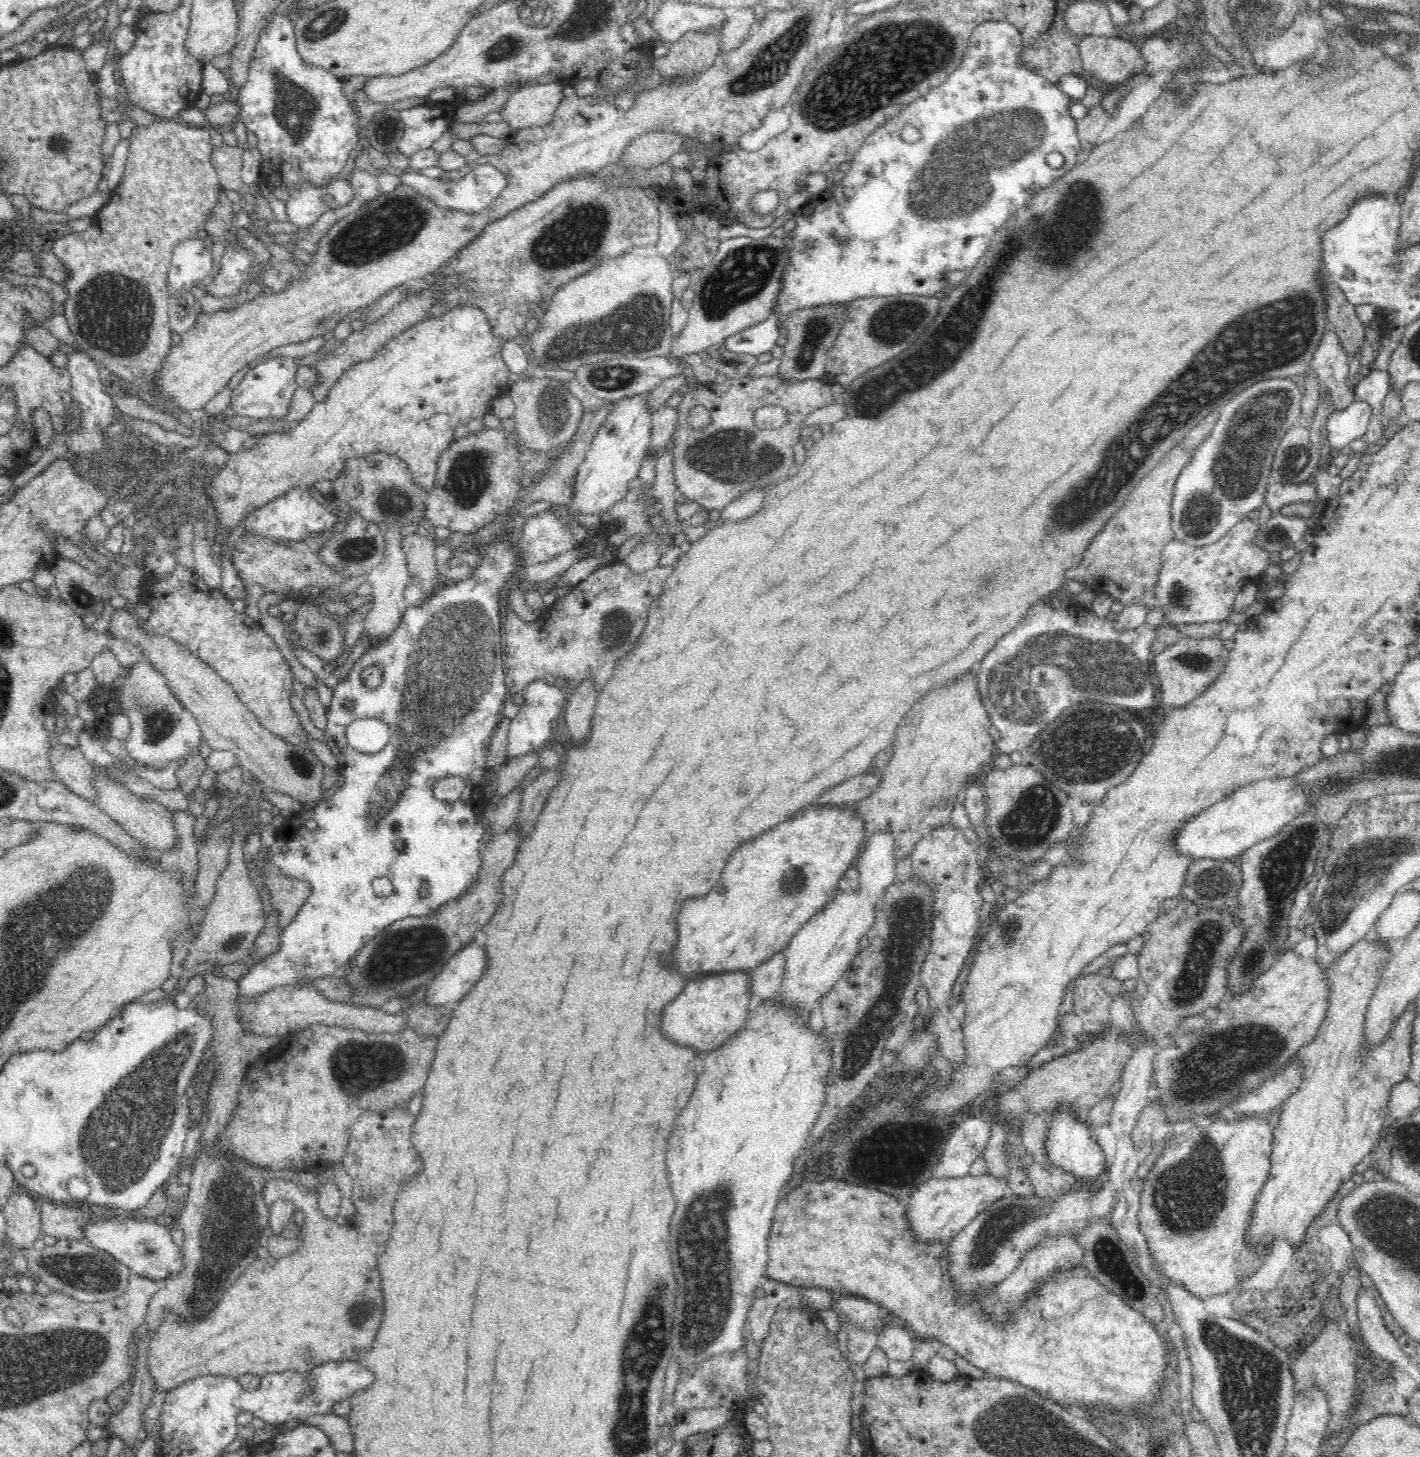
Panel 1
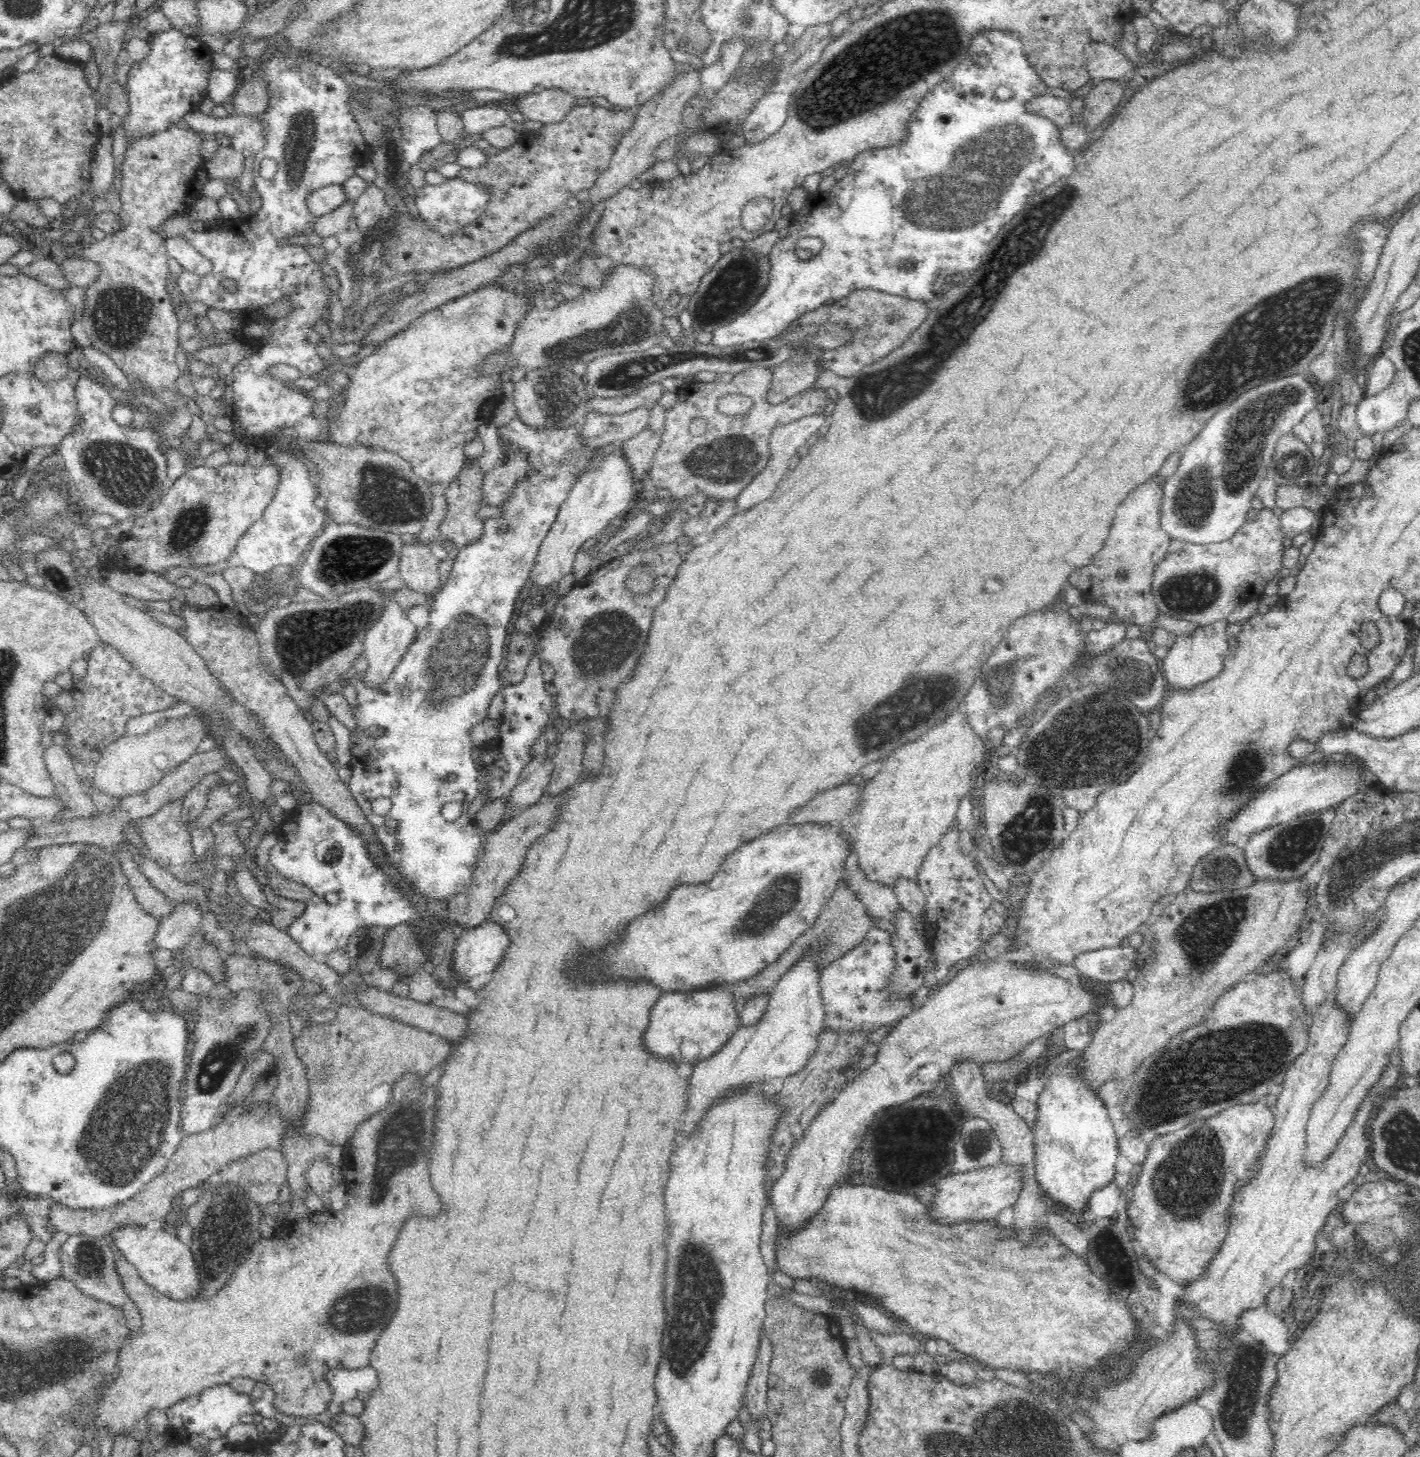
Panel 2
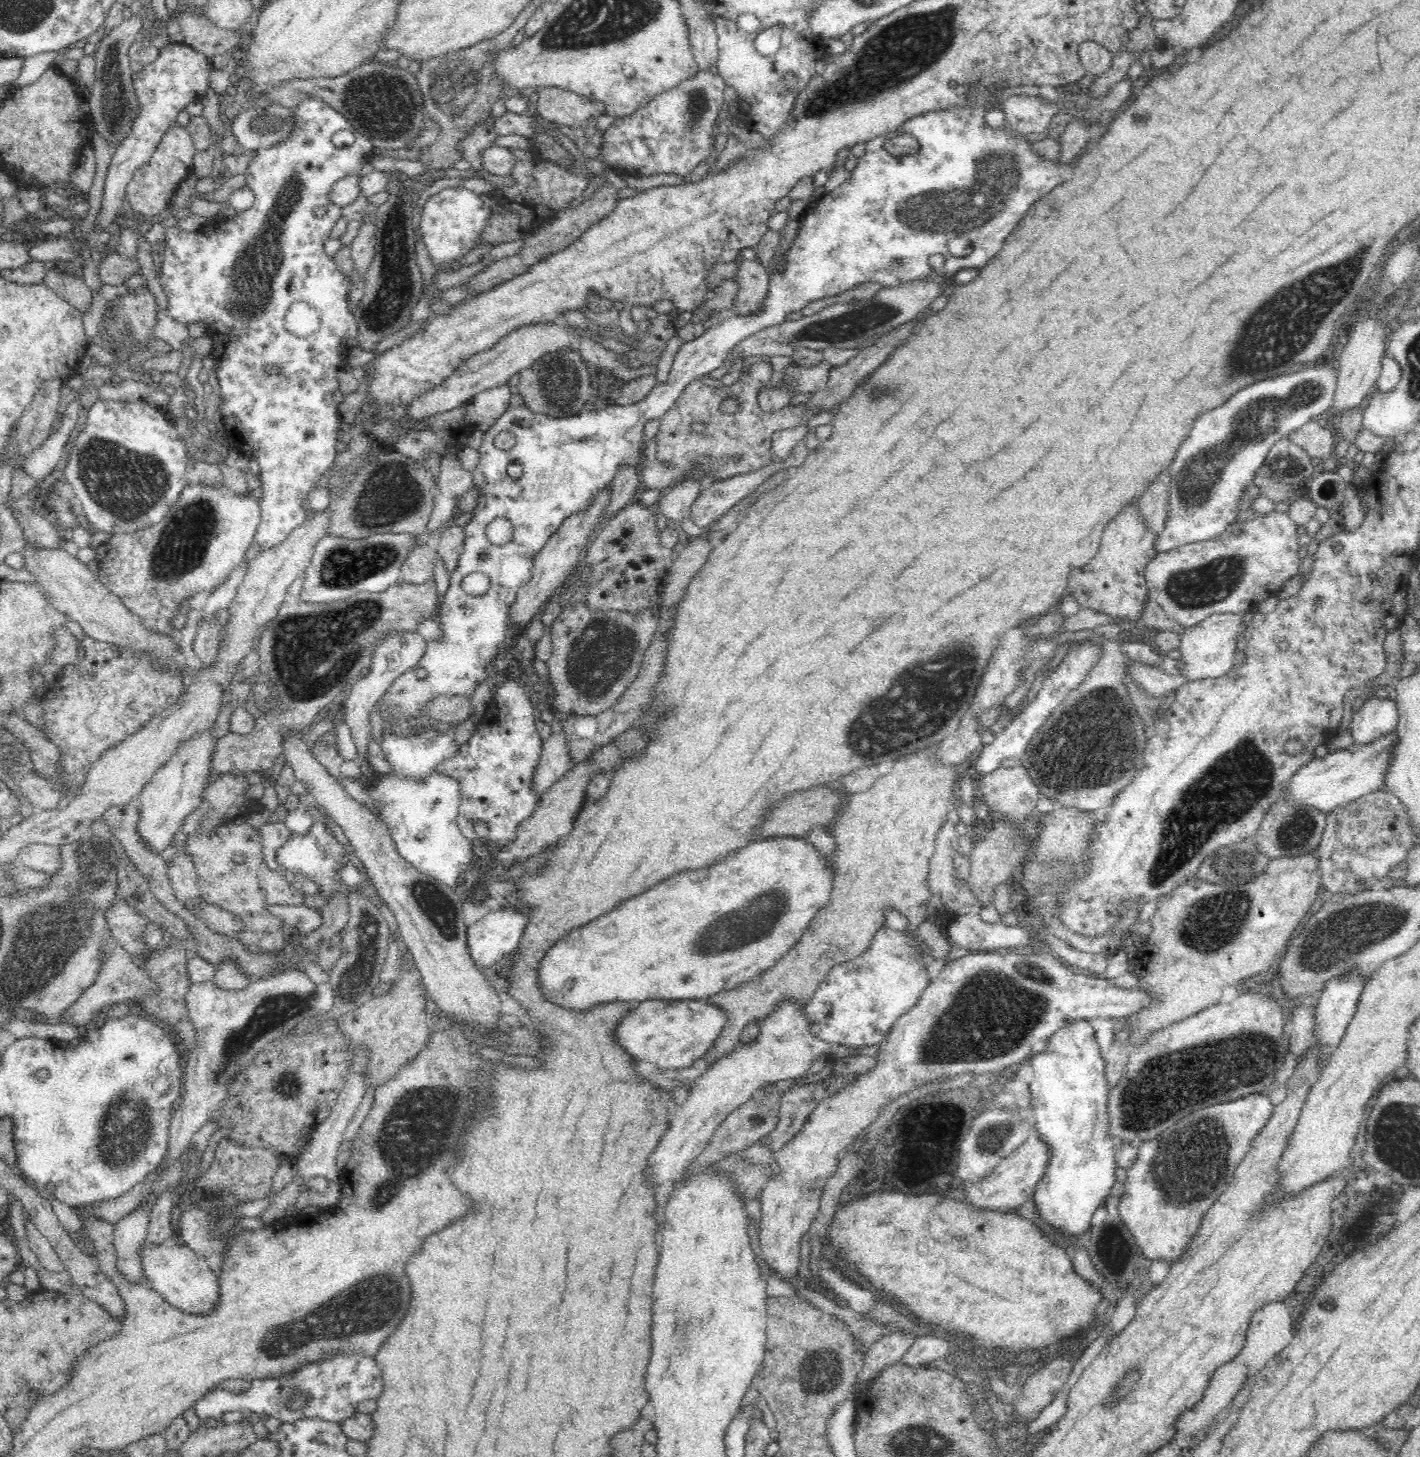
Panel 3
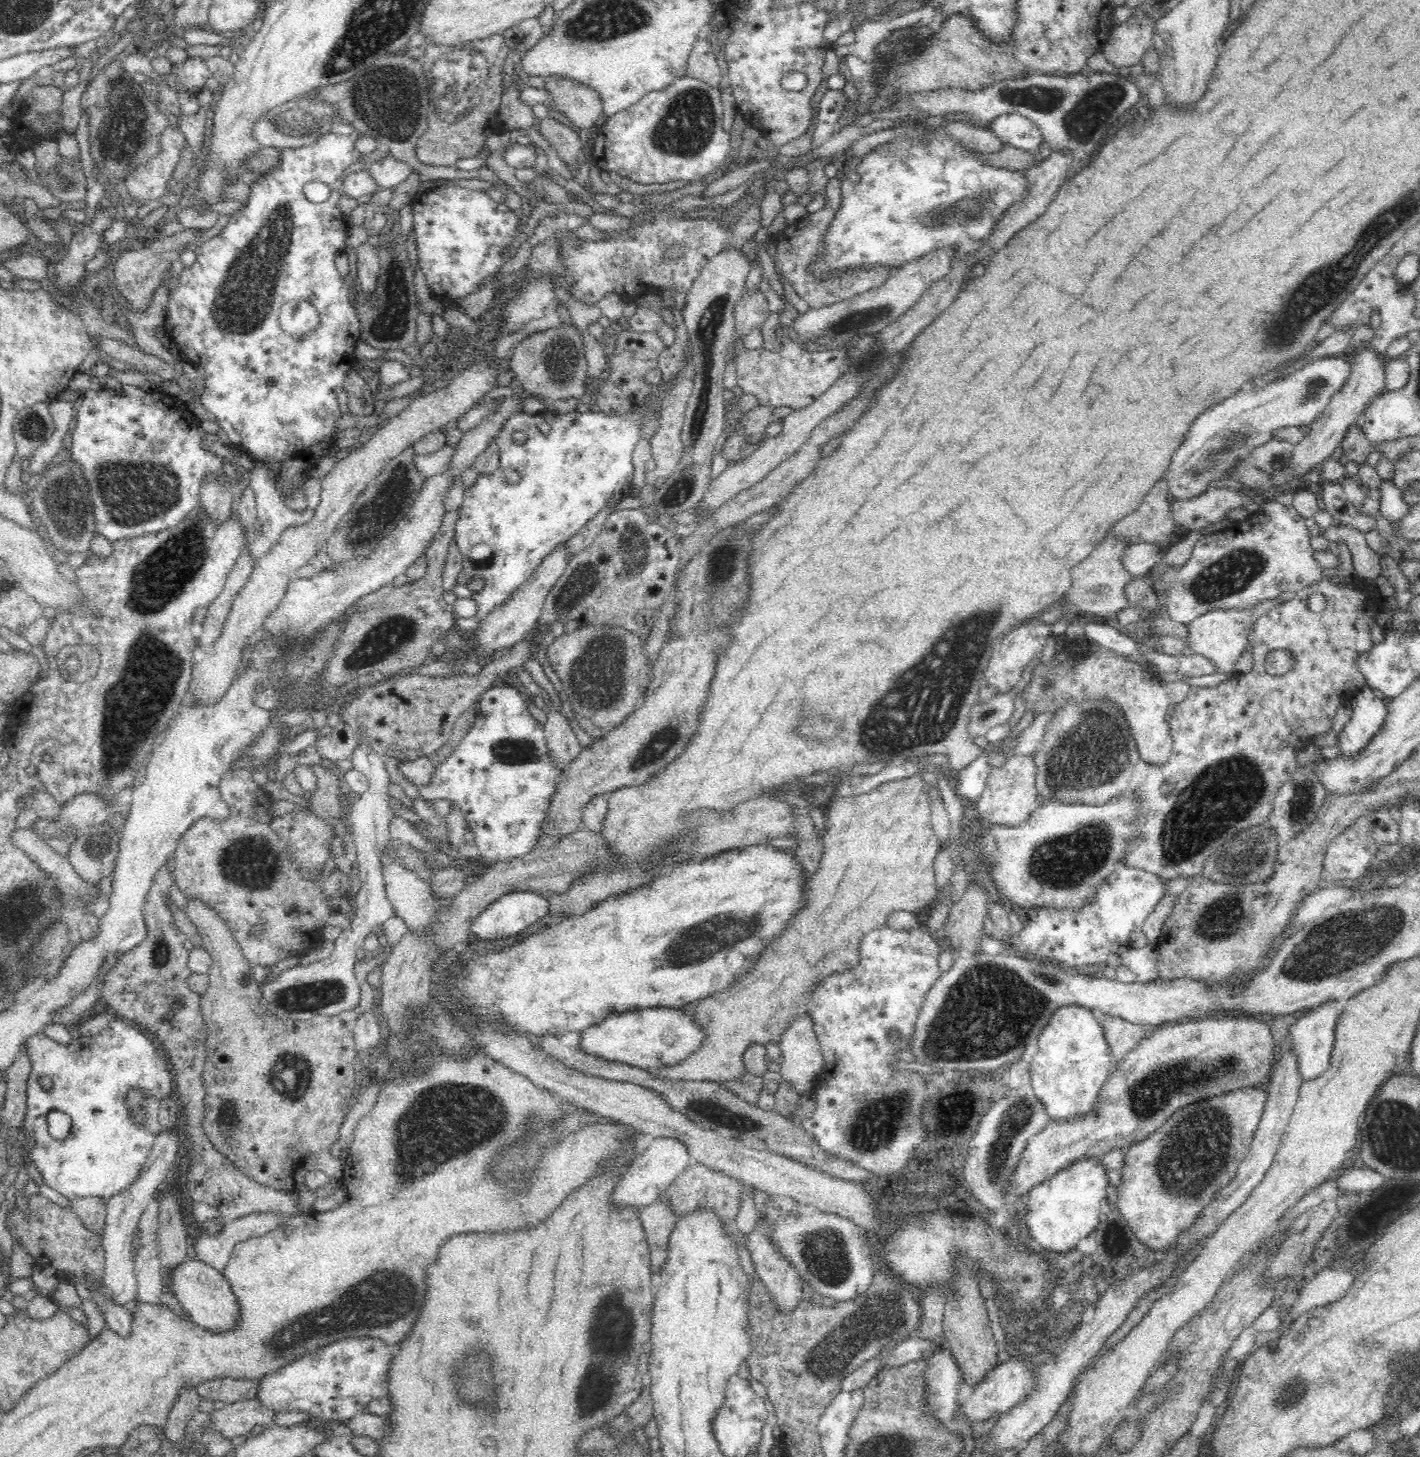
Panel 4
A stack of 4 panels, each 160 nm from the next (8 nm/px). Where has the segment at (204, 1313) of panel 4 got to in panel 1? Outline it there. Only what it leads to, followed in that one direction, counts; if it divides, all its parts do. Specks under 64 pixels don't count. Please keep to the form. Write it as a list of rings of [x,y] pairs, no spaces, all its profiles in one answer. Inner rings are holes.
[[[107,1217],[88,1219],[83,1224],[84,1240],[94,1248],[99,1248],[111,1254],[120,1264],[127,1266],[131,1271],[152,1280],[166,1280],[168,1275],[177,1273],[183,1267],[183,1254],[174,1242],[170,1224],[162,1222],[146,1222],[146,1220],[130,1217]]]

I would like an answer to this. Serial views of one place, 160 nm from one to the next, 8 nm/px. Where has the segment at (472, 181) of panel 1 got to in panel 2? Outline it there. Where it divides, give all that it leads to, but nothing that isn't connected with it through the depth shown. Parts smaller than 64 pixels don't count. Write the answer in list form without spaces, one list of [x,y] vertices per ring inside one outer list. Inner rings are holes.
[[[418,177],[414,181],[416,187],[416,207],[418,207],[420,217],[440,235],[455,233],[459,228],[469,225],[484,214],[489,199],[491,198],[488,189],[478,183],[466,181],[460,177],[446,179],[438,185],[430,185],[422,182]]]

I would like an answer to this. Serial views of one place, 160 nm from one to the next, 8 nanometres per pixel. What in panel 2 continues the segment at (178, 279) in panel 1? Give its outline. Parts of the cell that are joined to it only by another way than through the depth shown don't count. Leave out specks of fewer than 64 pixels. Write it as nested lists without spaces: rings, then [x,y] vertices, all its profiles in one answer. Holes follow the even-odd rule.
[[[182,235],[167,238],[165,245],[169,256],[179,262],[183,270],[189,270],[200,276],[204,276],[212,270],[212,261],[194,249]]]

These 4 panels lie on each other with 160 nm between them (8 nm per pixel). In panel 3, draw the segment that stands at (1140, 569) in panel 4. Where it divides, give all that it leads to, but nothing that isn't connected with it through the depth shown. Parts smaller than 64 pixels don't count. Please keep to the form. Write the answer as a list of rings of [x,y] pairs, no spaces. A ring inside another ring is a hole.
[[[1325,359],[1313,365],[1306,365],[1301,371],[1292,374],[1252,383],[1244,390],[1236,392],[1224,406],[1204,412],[1196,420],[1190,435],[1180,444],[1170,466],[1171,481],[1167,502],[1169,511],[1164,532],[1158,535],[1157,544],[1154,546],[1156,554],[1174,550],[1182,545],[1217,538],[1238,521],[1238,512],[1247,505],[1246,487],[1261,473],[1272,445],[1313,419],[1324,419],[1331,412],[1332,399],[1337,390],[1337,374],[1331,366],[1331,360]]]

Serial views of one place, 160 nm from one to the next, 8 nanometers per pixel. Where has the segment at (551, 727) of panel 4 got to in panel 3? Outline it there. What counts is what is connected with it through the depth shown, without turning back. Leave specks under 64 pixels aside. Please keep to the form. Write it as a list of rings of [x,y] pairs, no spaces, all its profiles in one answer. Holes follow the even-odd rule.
[[[565,732],[547,734],[533,774],[533,790],[537,794],[547,791],[572,768]]]

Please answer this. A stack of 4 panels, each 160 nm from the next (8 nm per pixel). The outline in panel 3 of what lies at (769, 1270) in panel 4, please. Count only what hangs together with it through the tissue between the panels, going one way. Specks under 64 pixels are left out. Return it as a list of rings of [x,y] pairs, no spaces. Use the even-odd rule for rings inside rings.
[[[1007,951],[1001,952],[979,952],[977,954],[969,954],[968,956],[960,957],[948,964],[935,976],[931,983],[926,987],[926,990],[920,995],[919,1001],[916,1006],[912,1008],[907,1014],[904,1014],[892,1025],[892,1028],[888,1031],[888,1034],[884,1037],[883,1041],[880,1041],[879,1052],[877,1052],[877,1064],[869,1071],[865,1071],[857,1079],[850,1082],[844,1088],[830,1095],[828,1098],[822,1099],[820,1104],[812,1111],[809,1119],[804,1123],[802,1130],[798,1134],[794,1135],[791,1141],[788,1141],[780,1150],[774,1152],[776,1169],[773,1175],[765,1182],[764,1188],[762,1188],[759,1196],[761,1203],[761,1221],[760,1221],[760,1249],[761,1254],[758,1256],[761,1265],[772,1272],[779,1272],[780,1274],[792,1276],[794,1287],[803,1284],[804,1274],[799,1270],[801,1265],[801,1243],[806,1239],[806,1234],[812,1226],[812,1220],[816,1218],[818,1214],[818,1208],[820,1208],[820,1198],[822,1198],[822,1192],[828,1178],[834,1176],[834,1172],[838,1170],[839,1160],[844,1156],[846,1152],[846,1146],[850,1146],[854,1142],[856,1136],[860,1136],[862,1132],[870,1126],[878,1118],[882,1108],[886,1105],[886,1102],[890,1100],[894,1101],[900,1098],[903,1094],[908,1094],[920,1086],[926,1086],[929,1084],[940,1083],[943,1080],[953,1079],[954,1077],[960,1077],[964,1074],[973,1074],[975,1076],[981,1076],[982,1074],[992,1074],[1004,1072],[1006,1070],[1013,1071],[1014,1068],[1022,1064],[1022,1060],[1027,1060],[1033,1054],[1032,1044],[1038,1042],[1038,1040],[1044,1040],[1044,1038],[1050,1038],[1052,1034],[1064,1028],[1068,1023],[1074,1023],[1081,1019],[1089,1018],[1128,1018],[1134,1016],[1134,1014],[1140,1014],[1140,1010],[1148,1008],[1151,1005],[1150,995],[1141,988],[1122,988],[1116,986],[1110,980],[1104,978],[1096,978],[1091,975],[1075,971],[1069,968],[1063,962],[1054,958],[1052,955],[1035,954],[1032,952],[1024,951],[1018,954],[1012,954]]]

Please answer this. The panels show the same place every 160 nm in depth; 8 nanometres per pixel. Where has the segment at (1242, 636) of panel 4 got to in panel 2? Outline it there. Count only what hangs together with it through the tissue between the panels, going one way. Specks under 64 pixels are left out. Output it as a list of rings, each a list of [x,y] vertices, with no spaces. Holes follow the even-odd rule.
[[[1227,619],[1220,620],[1212,625],[1199,627],[1194,634],[1176,637],[1166,656],[1159,661],[1170,689],[1190,690],[1220,674],[1229,651],[1226,633],[1228,623]]]

